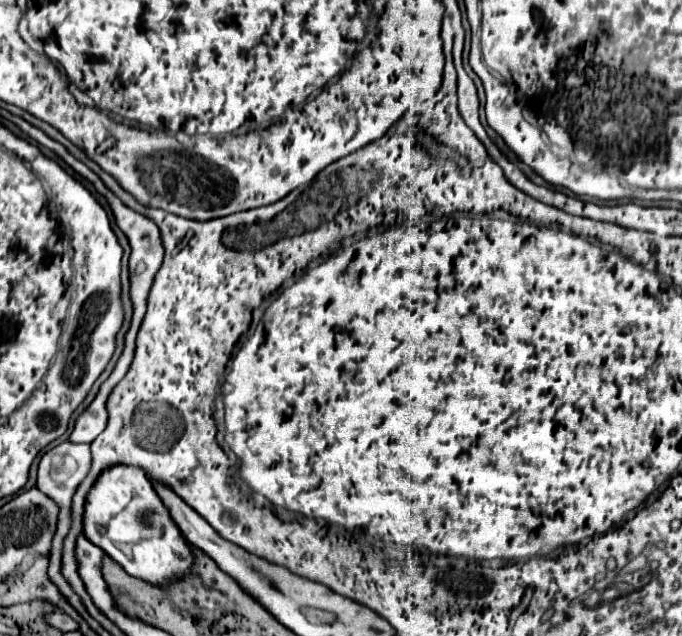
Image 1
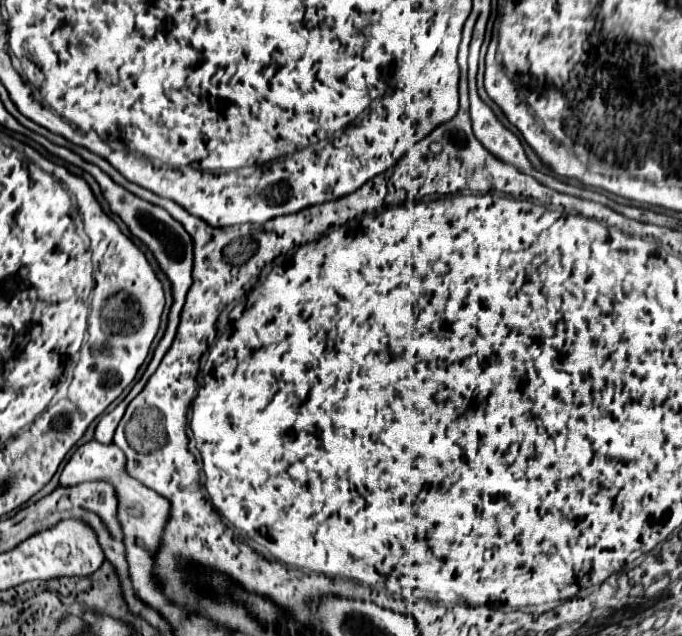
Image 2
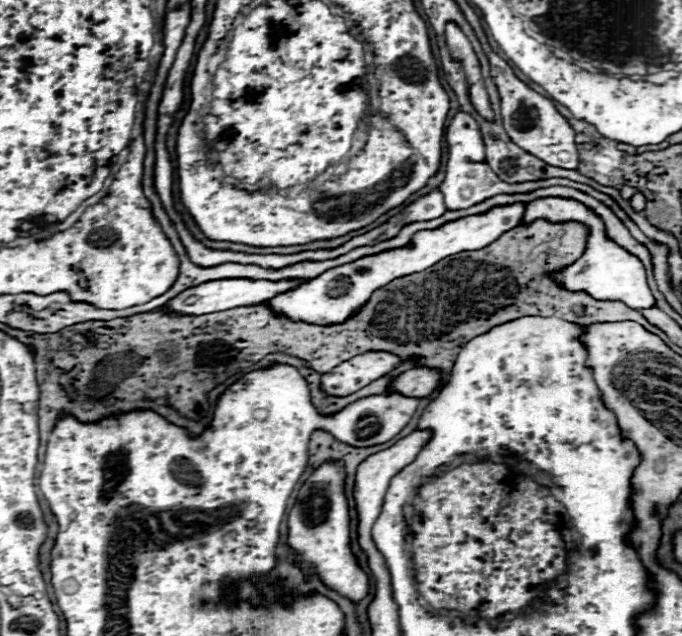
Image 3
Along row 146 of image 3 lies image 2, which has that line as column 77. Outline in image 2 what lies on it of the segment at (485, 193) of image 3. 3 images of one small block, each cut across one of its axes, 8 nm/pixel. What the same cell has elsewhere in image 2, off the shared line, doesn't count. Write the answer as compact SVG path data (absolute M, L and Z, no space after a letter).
M90 440L78 446L76 452L70 456L62 474L70 476L68 484L64 486L102 480L102 482L108 482L116 490L116 496L118 496L116 518L124 532L124 548L126 548L126 562L128 562L128 574L132 580L132 590L134 594L162 594L152 574L152 566L154 566L152 558L156 554L156 546L160 544L164 522L168 522L168 500L156 494L154 490L146 488L144 484L140 484L126 472L126 456L116 444L100 444L96 440Z

